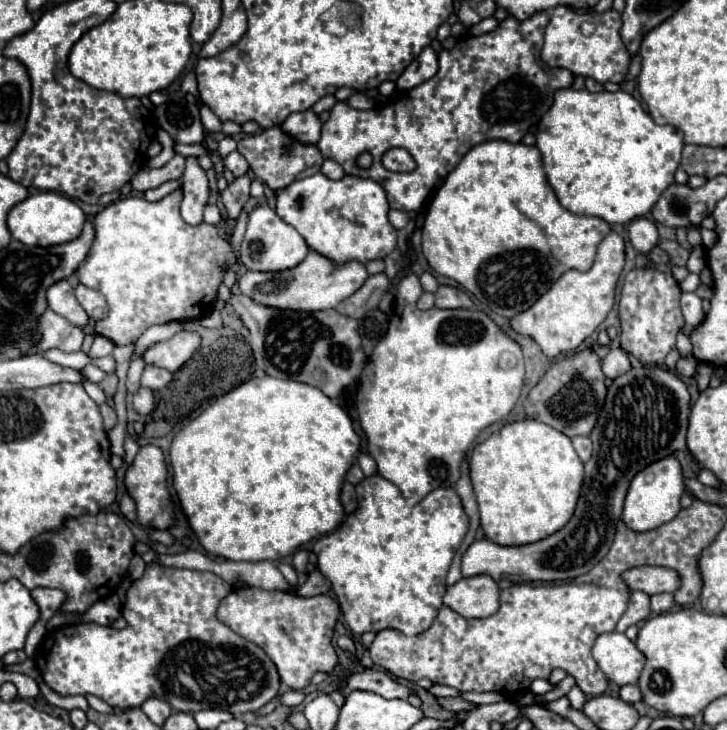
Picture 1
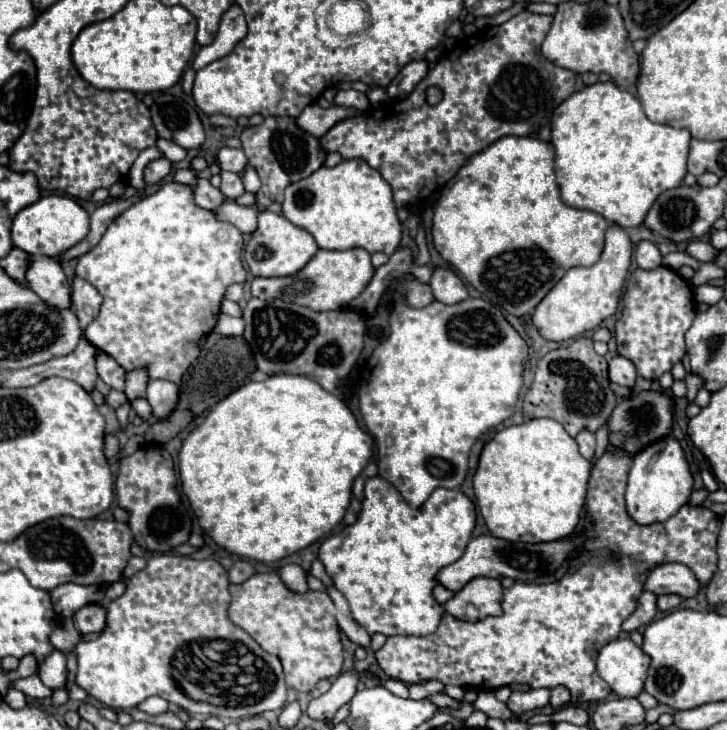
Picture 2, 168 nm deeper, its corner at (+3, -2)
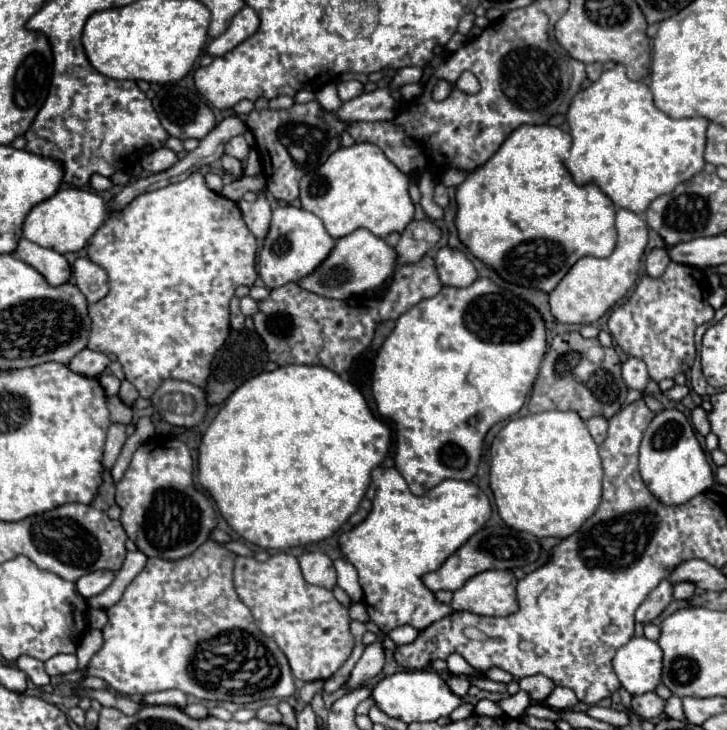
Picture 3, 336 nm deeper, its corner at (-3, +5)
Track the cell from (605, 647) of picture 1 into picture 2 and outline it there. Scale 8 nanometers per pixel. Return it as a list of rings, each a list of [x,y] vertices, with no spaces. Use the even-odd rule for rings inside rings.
[[[615,639],[599,651],[597,671],[619,697],[637,697],[649,669],[649,655],[631,639]]]

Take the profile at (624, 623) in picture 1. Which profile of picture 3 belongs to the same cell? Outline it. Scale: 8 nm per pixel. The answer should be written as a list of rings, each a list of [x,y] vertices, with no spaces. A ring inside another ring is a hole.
[[[661,580],[659,586],[647,596],[647,600],[637,608],[635,620],[643,622],[643,624],[655,620],[669,606],[669,602],[673,600],[671,592],[673,592],[673,584],[669,580]]]

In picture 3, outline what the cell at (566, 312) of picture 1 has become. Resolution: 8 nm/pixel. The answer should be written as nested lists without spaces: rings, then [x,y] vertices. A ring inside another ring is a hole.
[[[617,210],[617,246],[607,258],[581,258],[549,294],[551,314],[561,324],[593,324],[615,306],[635,284],[641,256],[647,248],[647,224],[631,210]]]

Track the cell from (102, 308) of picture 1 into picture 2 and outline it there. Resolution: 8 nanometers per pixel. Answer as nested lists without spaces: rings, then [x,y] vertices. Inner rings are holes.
[[[75,277],[73,285],[71,285],[71,307],[81,323],[81,327],[85,329],[97,315],[99,315],[99,307],[101,307],[101,293],[85,279]]]

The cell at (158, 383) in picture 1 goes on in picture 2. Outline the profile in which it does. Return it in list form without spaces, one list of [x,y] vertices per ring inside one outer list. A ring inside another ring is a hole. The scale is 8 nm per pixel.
[[[151,381],[147,385],[147,401],[157,419],[165,419],[173,407],[177,407],[177,385],[171,381]]]

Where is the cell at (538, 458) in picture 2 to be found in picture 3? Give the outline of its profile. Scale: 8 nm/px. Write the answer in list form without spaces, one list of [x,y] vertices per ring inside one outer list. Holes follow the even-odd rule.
[[[539,412],[525,418],[511,420],[491,444],[491,470],[489,488],[495,496],[497,512],[501,520],[519,532],[533,534],[537,538],[567,538],[581,528],[581,524],[595,512],[601,496],[601,458],[597,444],[587,432],[587,424],[575,416],[575,412]]]

